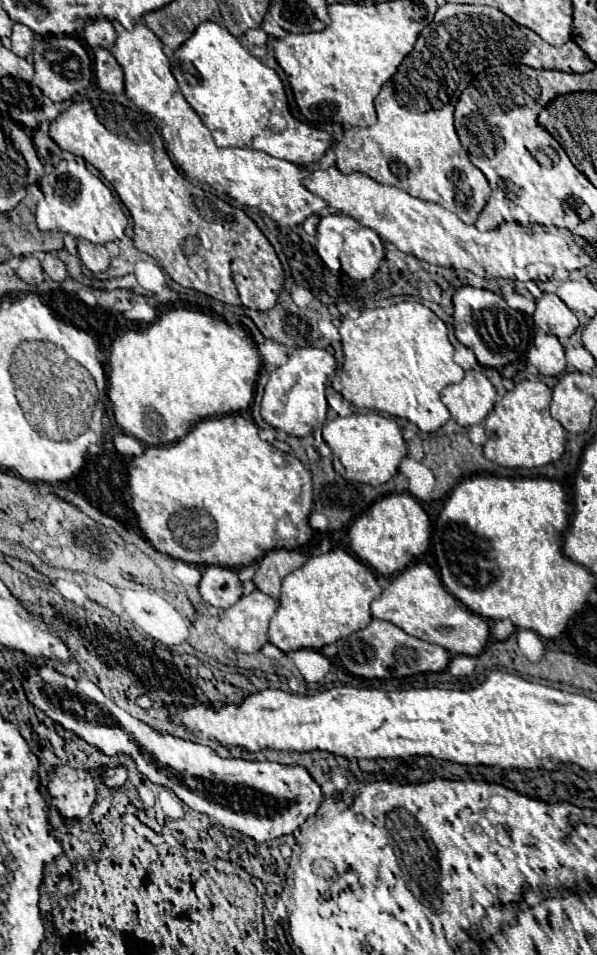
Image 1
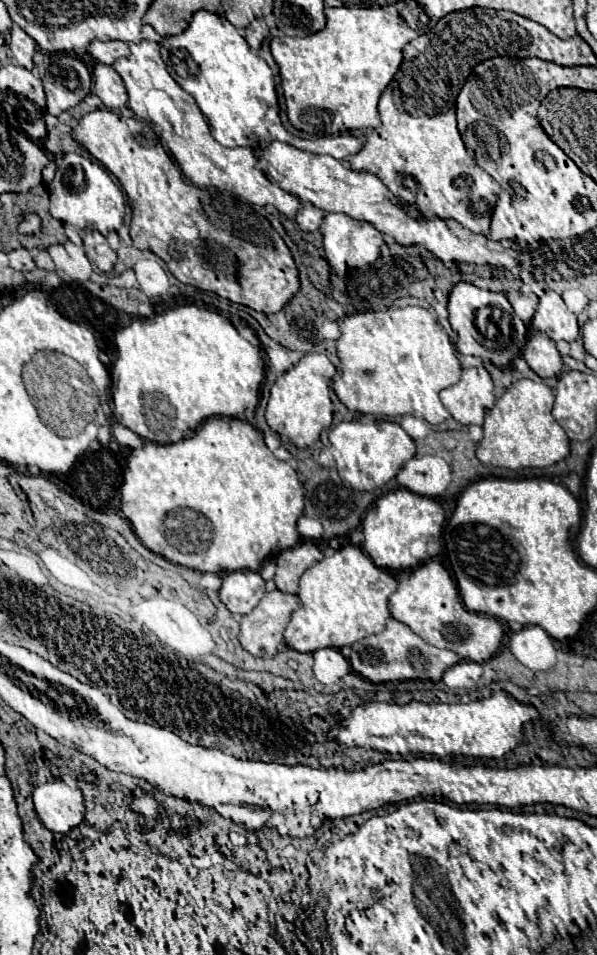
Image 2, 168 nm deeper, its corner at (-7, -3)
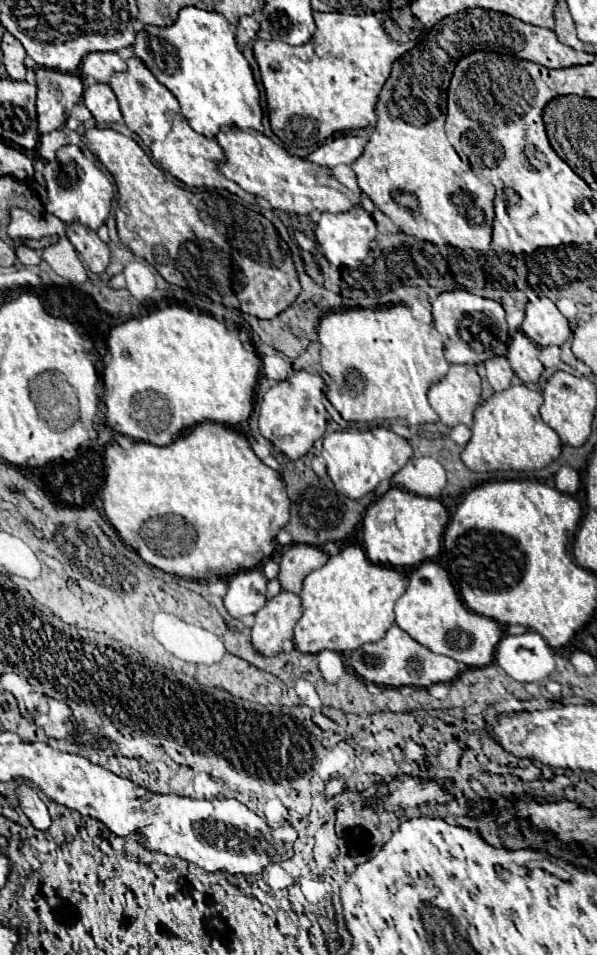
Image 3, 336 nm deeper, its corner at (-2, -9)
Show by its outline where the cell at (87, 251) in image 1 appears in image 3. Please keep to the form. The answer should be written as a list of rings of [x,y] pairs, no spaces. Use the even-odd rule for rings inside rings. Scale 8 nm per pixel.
[[[75,222],[75,224],[67,226],[67,238],[91,272],[95,272],[95,274],[105,272],[111,252],[109,252],[109,246],[99,240],[95,230]]]

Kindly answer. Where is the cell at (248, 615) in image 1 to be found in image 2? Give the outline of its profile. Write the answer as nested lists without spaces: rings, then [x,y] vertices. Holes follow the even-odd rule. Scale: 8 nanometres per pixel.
[[[268,592],[258,606],[242,616],[240,646],[258,658],[272,658],[282,642],[282,632],[290,614],[298,608],[298,598],[284,592]]]

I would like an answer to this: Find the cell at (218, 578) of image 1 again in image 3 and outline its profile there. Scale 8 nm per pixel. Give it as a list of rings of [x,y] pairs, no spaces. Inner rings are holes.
[[[253,568],[235,574],[229,580],[229,590],[223,602],[233,618],[243,620],[245,616],[255,614],[265,606],[267,602],[265,592],[267,592],[267,578],[263,576],[261,568]]]

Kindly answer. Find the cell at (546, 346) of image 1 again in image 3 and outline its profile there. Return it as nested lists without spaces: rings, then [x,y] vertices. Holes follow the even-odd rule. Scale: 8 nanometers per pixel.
[[[515,332],[511,336],[511,342],[507,346],[507,360],[513,368],[513,372],[525,384],[527,382],[537,382],[541,372],[543,372],[543,364],[539,362],[537,354],[539,354],[539,348],[523,332]]]

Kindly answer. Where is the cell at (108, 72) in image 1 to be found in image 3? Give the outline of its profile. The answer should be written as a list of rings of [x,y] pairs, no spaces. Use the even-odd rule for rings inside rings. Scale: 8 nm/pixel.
[[[91,82],[83,92],[83,104],[89,108],[89,112],[93,114],[93,118],[97,122],[109,124],[109,122],[121,122],[123,120],[117,96],[109,88],[109,84]]]

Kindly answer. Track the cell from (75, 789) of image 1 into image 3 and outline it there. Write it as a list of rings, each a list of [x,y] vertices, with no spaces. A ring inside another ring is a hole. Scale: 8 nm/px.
[[[27,784],[17,786],[15,794],[17,794],[17,800],[19,800],[21,812],[31,820],[31,824],[35,828],[39,828],[39,830],[47,830],[51,826],[51,818],[49,818],[47,806],[39,798],[39,794],[31,786],[27,786]]]

